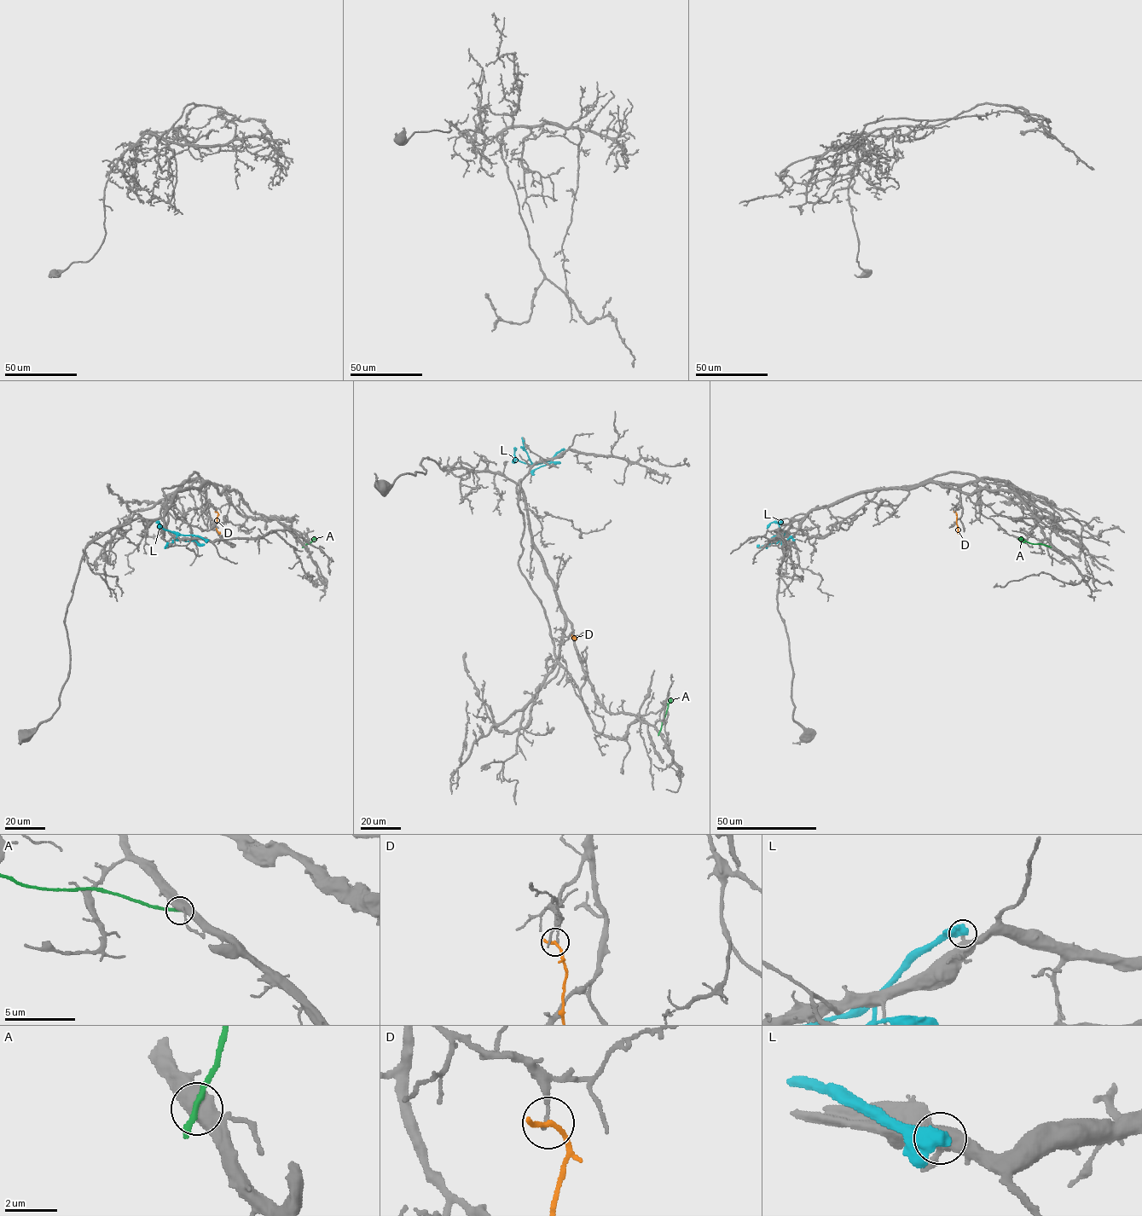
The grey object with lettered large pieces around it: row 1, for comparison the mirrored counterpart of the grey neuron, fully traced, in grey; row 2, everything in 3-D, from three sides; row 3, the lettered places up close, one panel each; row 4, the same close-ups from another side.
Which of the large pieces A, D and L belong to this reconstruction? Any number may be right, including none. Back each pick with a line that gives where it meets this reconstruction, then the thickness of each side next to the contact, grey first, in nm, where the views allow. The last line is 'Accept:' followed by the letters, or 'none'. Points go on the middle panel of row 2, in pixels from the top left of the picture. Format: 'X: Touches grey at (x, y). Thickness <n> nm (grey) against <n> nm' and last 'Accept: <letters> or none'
Accept: none

